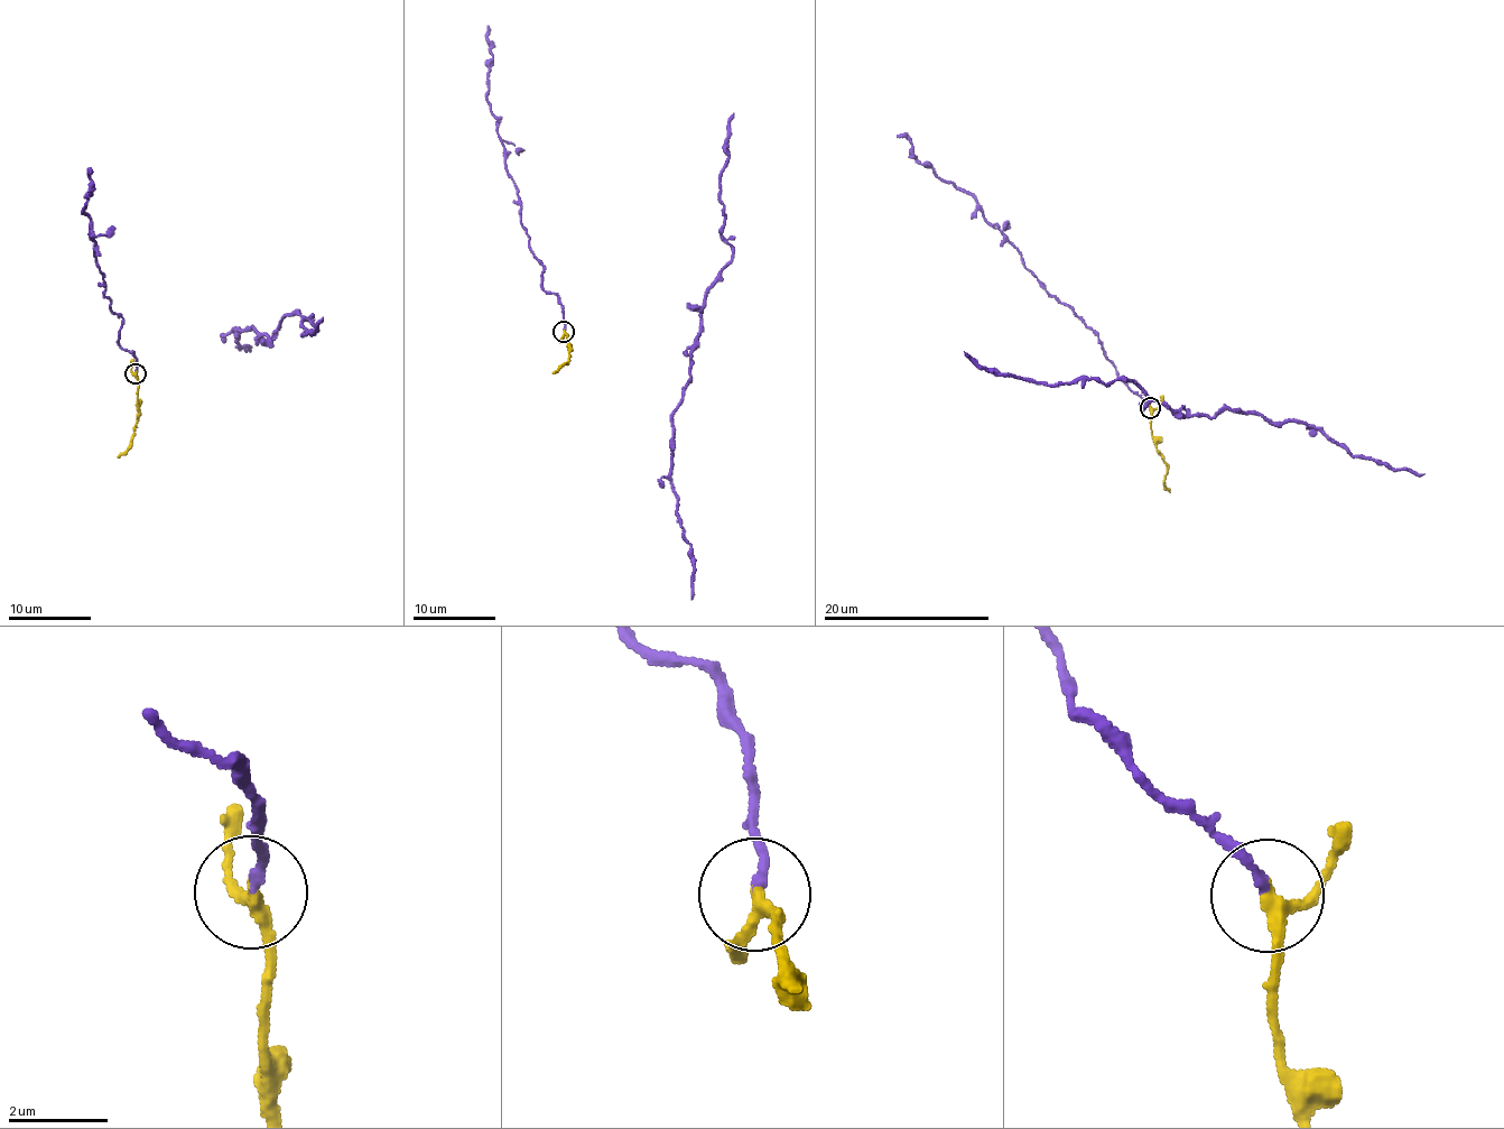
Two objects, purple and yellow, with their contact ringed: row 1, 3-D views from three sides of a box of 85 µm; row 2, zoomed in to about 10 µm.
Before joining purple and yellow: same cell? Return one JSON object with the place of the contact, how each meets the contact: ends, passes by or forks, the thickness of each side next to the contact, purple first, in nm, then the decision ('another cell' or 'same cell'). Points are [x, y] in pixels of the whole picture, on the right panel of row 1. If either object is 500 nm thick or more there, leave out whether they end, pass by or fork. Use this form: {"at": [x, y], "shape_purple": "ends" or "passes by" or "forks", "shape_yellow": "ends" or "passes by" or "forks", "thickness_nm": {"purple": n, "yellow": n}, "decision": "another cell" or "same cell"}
{"at": [1150, 407], "shape_purple": "ends", "shape_yellow": "passes by", "thickness_nm": {"purple": 180, "yellow": 240}, "decision": "same cell"}

